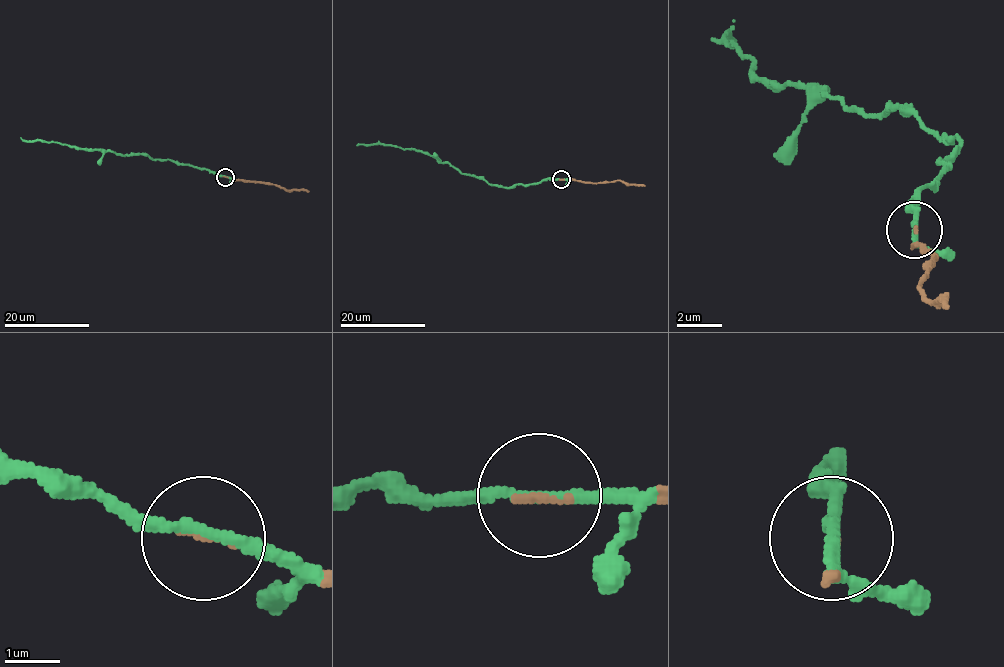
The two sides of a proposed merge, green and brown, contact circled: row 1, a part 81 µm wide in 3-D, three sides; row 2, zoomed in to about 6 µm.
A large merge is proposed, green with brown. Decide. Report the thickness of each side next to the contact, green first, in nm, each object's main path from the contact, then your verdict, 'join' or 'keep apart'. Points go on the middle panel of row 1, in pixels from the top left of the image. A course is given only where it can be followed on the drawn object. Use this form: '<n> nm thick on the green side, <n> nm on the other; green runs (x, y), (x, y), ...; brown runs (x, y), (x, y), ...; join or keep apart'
200 nm thick on the green side, 100 nm on the other; green runs (561, 179), (502, 187), (464, 175), (448, 163), (439, 162), (414, 149), (382, 144), (357, 145); brown runs (561, 179), (592, 183), (620, 180), (645, 185); join

